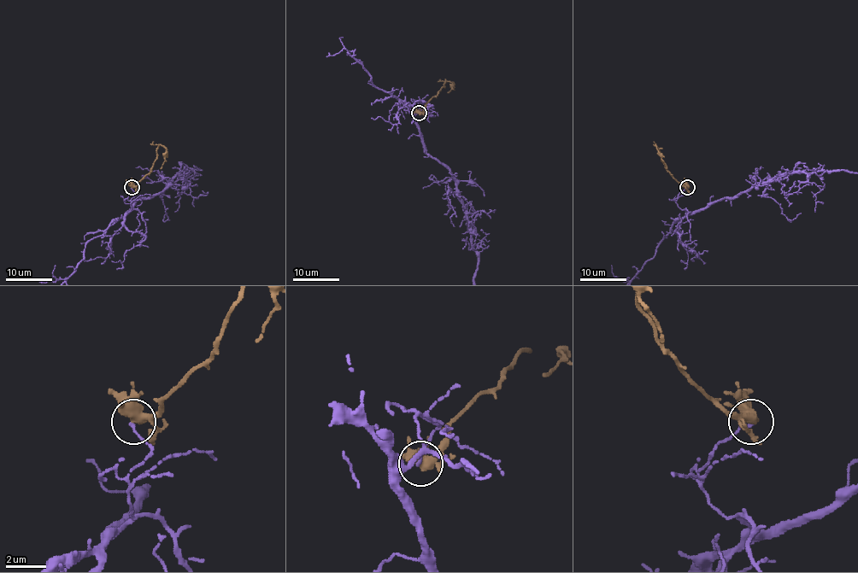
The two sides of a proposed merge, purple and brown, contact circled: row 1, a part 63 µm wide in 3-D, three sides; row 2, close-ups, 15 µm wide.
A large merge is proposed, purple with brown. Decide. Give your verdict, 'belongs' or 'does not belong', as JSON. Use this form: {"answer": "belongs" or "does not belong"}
{"answer": "does not belong"}

